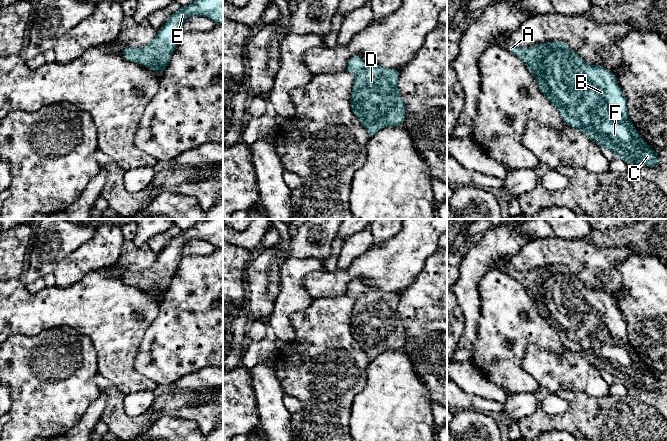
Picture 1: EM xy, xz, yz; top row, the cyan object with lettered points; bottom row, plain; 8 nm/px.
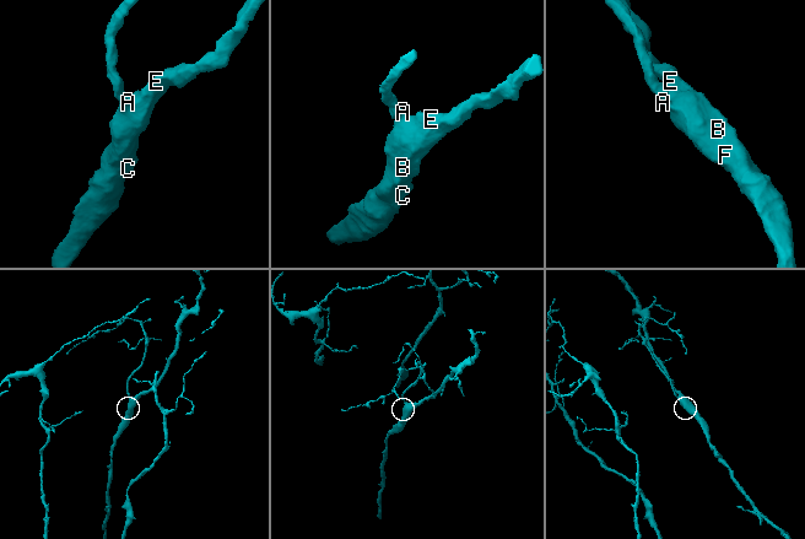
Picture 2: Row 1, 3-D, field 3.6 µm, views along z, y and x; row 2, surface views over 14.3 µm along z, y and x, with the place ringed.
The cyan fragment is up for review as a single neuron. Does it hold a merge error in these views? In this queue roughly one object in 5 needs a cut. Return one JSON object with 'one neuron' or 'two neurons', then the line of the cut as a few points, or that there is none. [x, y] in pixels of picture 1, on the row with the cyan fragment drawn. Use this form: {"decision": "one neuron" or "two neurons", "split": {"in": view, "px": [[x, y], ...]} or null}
{"decision": "one neuron", "split": null}

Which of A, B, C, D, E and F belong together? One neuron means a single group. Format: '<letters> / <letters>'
A B C D E F

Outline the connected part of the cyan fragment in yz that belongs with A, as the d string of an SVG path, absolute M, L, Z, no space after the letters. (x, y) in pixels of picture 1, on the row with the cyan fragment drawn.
M549 41L521 48L510 44L508 51L519 57L537 80L543 95L559 111L563 122L584 133L592 142L614 153L627 165L659 167L659 155L642 139L630 120L627 98L616 76L604 66L587 63L564 41Z

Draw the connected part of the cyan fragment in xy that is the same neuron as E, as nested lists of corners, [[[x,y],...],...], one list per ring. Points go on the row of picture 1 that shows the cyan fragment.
[[[195,0],[190,5],[181,6],[157,30],[155,38],[149,45],[135,49],[125,47],[124,59],[162,74],[184,33],[183,22],[191,16],[203,16],[214,24],[223,24],[223,0]]]

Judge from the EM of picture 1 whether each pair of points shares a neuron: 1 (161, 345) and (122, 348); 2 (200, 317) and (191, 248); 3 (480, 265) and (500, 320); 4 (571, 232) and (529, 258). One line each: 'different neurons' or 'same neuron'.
1: different neurons
2: different neurons
3: different neurons
4: different neurons

